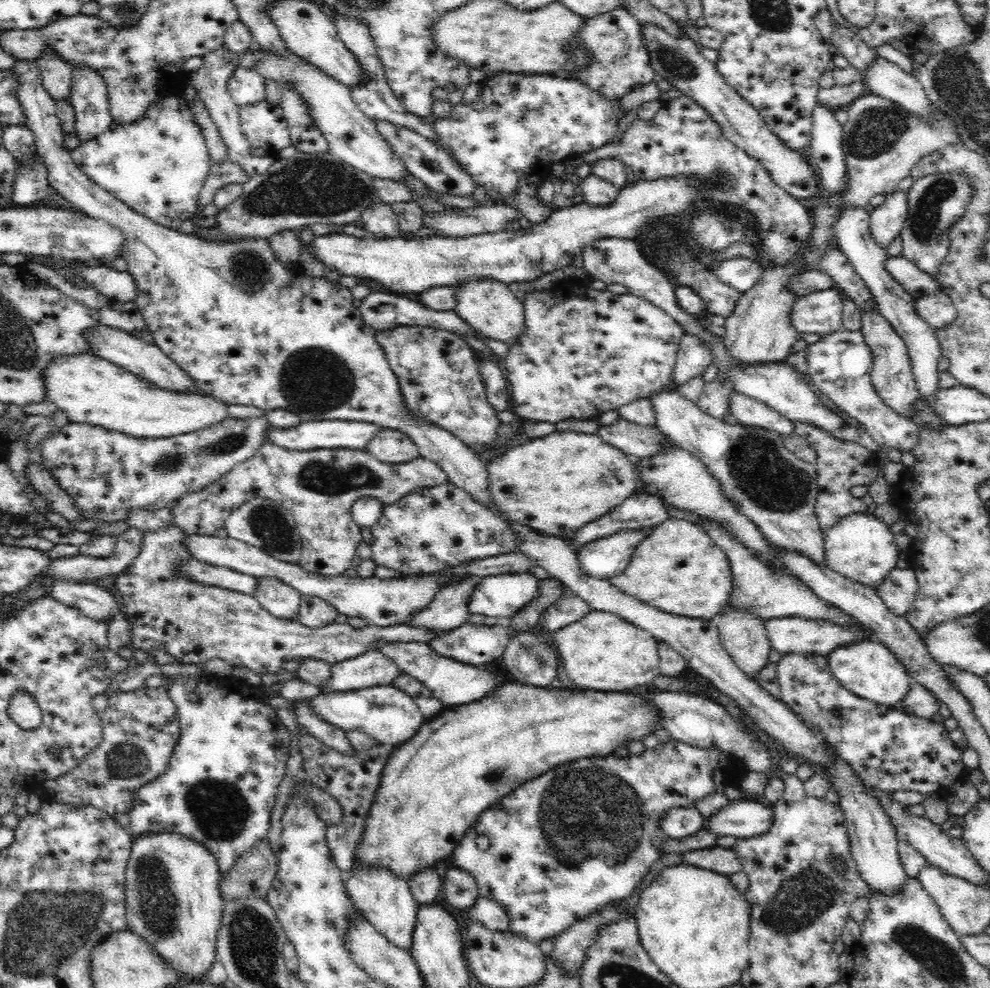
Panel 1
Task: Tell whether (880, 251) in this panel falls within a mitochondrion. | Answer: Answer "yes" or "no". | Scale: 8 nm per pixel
no

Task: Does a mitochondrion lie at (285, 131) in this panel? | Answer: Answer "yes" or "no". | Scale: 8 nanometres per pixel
no

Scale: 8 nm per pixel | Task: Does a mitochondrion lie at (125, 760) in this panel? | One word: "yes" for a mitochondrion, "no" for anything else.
yes

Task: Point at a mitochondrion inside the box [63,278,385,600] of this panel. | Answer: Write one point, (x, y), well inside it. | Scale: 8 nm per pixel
(316, 379)

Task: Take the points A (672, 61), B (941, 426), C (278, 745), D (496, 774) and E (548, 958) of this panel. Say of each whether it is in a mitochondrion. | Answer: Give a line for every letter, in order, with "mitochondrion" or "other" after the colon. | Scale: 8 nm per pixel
A: mitochondrion
B: other
C: other
D: mitochondrion
E: other

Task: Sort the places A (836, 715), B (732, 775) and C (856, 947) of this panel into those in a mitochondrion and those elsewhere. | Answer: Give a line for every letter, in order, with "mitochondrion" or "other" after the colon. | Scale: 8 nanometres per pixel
A: mitochondrion
B: other
C: other

